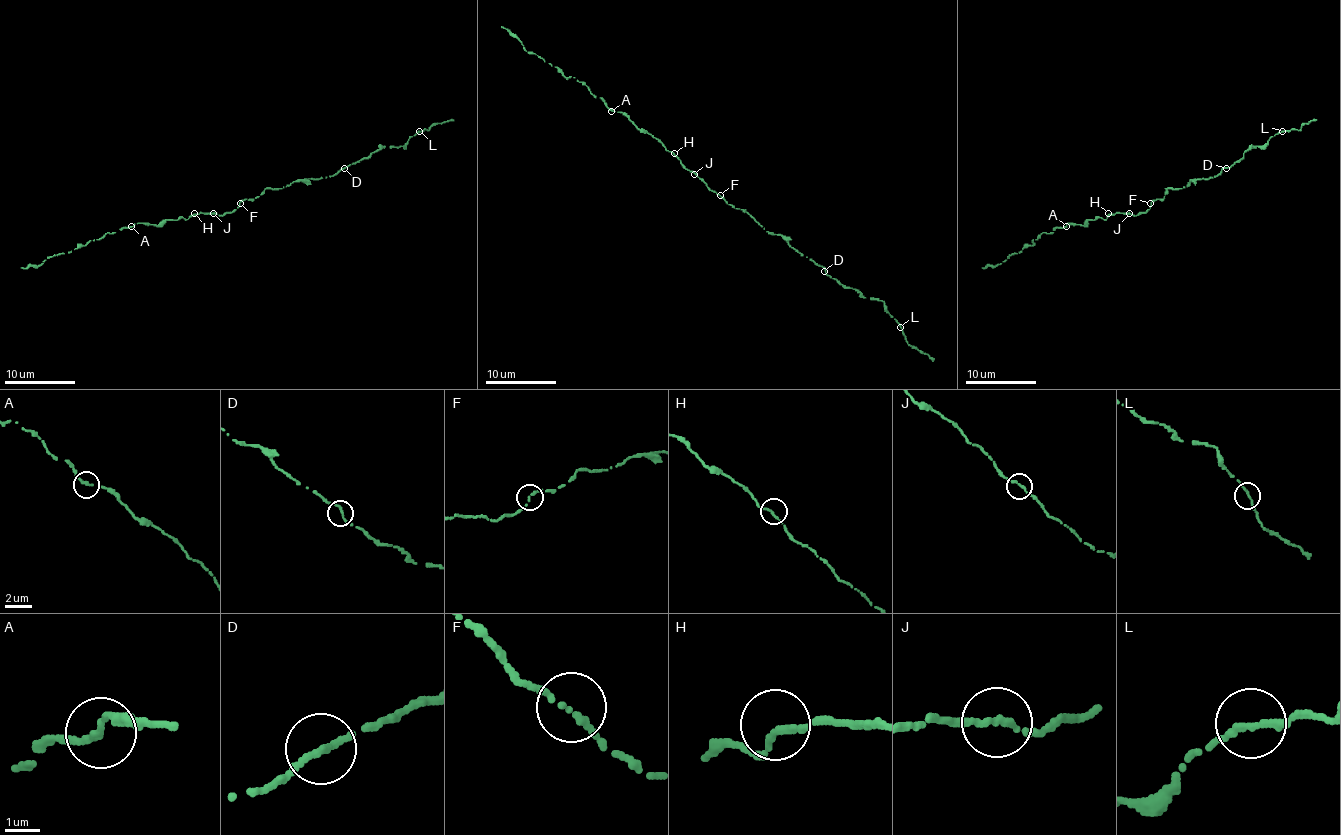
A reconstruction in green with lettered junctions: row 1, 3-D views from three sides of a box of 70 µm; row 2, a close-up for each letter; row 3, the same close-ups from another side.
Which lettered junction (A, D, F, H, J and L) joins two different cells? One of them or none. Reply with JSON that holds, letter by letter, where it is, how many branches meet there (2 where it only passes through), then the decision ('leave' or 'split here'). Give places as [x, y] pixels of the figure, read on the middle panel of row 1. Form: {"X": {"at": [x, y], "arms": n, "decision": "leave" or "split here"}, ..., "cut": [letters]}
{"A": {"at": [611, 111], "arms": 2, "decision": "leave"}, "D": {"at": [824, 271], "arms": 2, "decision": "leave"}, "F": {"at": [720, 195], "arms": 2, "decision": "leave"}, "H": {"at": [674, 153], "arms": 2, "decision": "leave"}, "J": {"at": [694, 174], "arms": 2, "decision": "leave"}, "L": {"at": [900, 327], "arms": 2, "decision": "leave"}, "cut": []}

